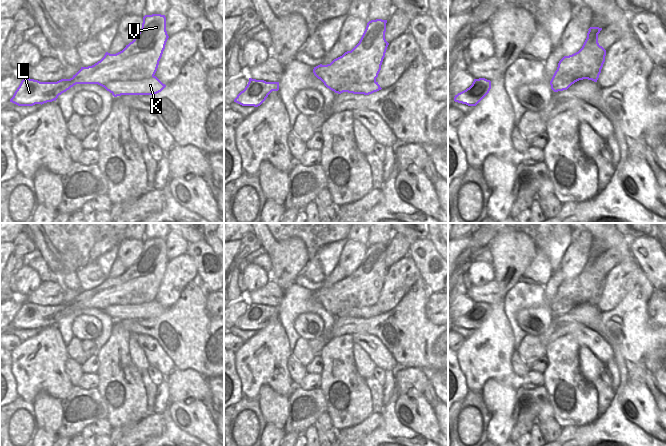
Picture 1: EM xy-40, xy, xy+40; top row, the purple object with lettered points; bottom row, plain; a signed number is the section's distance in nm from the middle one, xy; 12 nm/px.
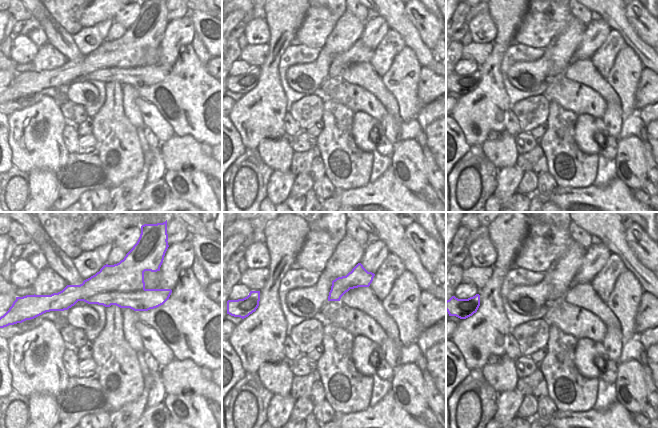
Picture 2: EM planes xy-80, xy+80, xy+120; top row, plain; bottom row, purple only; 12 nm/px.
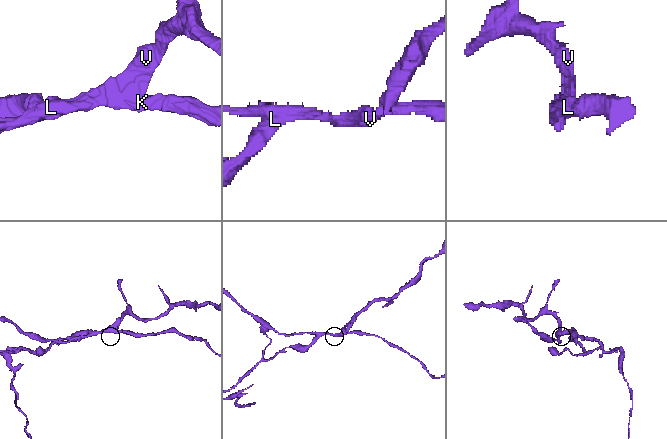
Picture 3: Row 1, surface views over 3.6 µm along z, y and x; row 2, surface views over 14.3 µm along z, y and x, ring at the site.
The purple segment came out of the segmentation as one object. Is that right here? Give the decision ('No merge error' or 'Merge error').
Merge error

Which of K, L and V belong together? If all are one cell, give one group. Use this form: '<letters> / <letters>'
K / L V

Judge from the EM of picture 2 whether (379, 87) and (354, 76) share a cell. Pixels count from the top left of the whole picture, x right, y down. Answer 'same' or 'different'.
same

